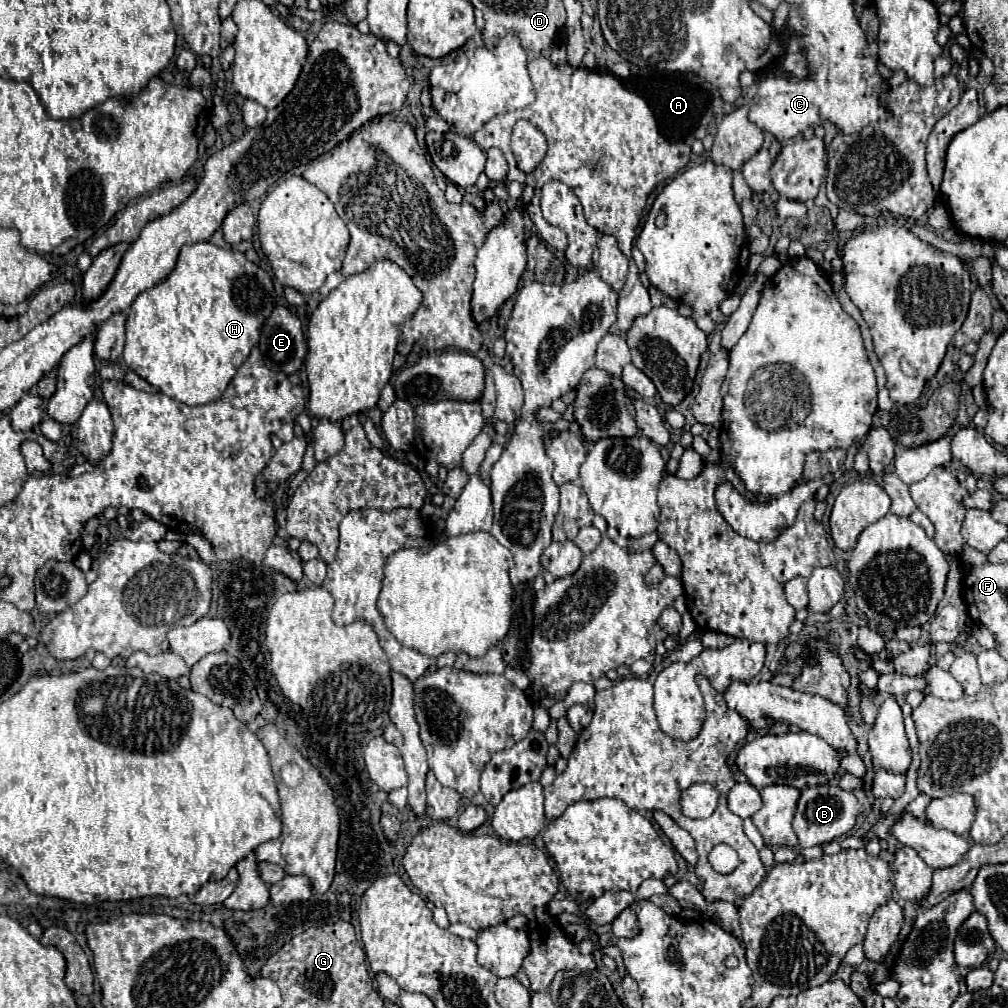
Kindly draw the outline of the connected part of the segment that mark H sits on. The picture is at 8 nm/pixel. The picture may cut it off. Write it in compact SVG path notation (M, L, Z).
M211 242L187 244L181 248L173 272L151 290L141 292L131 304L125 322L127 340L123 360L129 370L177 402L187 406L217 402L247 360L251 348L259 342L259 330L273 306L275 290L271 276L257 264L249 262L241 252L225 250Z

